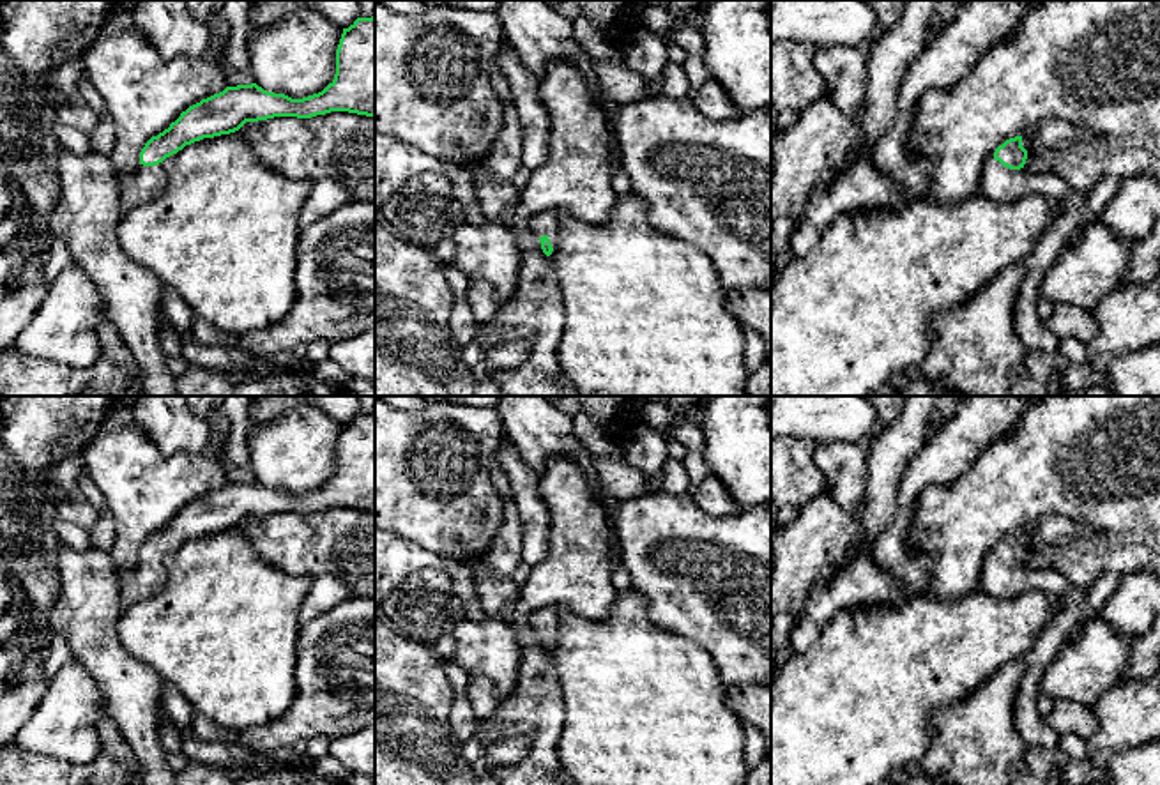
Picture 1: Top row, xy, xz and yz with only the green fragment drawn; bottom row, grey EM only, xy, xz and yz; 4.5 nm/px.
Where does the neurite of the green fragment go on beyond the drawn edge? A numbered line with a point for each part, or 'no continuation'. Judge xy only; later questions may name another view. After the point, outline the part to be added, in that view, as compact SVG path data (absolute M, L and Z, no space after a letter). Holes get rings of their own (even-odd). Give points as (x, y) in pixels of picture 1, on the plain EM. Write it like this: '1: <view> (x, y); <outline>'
1: xy (145, 579); M161 559L156 562L140 560L131 569L118 569L117 576L124 608L129 608L141 599L152 598L168 578Z

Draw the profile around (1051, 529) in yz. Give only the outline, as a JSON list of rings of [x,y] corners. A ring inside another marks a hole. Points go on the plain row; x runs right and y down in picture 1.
[[[1045,514],[1043,518],[1040,518],[1038,525],[1034,527],[1034,532],[1027,541],[1027,548],[1042,550],[1045,546],[1063,543],[1065,539],[1079,537],[1088,532],[1089,529],[1080,522],[1059,514]]]

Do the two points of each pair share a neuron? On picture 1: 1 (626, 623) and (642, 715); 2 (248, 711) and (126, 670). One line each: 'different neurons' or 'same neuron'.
1: same neuron
2: different neurons

